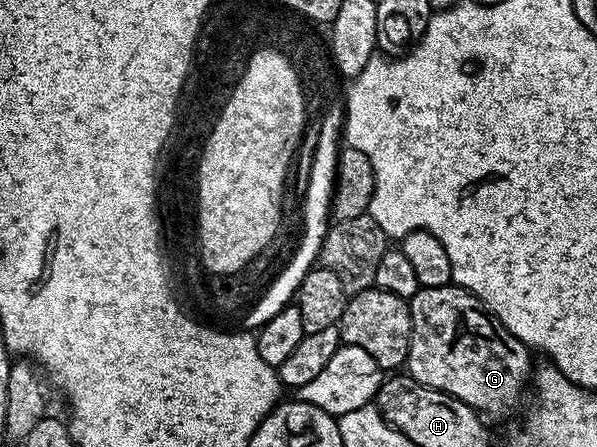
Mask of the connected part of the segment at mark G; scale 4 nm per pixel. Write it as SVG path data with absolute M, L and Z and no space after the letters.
M454 283L436 288L420 288L409 303L411 337L405 368L414 380L433 390L441 390L488 417L503 416L518 406L519 399L523 396L523 387L526 384L528 387L533 372L532 353L526 344L509 334L509 330L505 330L503 323L472 292L467 292Z

